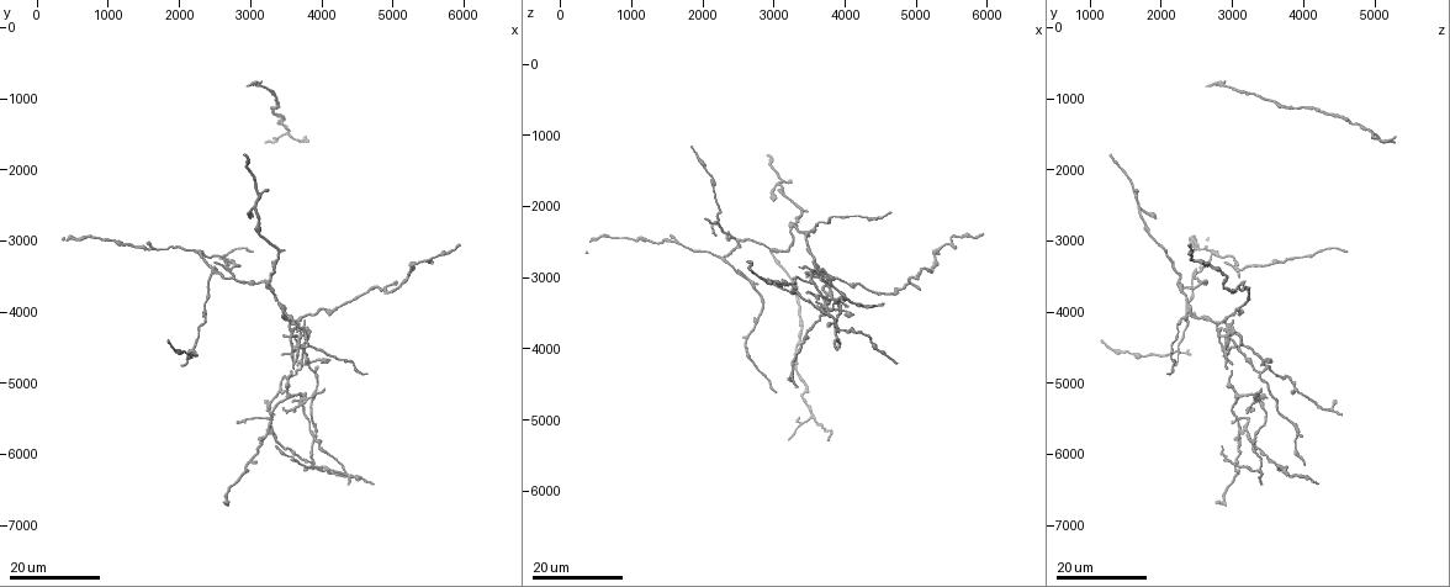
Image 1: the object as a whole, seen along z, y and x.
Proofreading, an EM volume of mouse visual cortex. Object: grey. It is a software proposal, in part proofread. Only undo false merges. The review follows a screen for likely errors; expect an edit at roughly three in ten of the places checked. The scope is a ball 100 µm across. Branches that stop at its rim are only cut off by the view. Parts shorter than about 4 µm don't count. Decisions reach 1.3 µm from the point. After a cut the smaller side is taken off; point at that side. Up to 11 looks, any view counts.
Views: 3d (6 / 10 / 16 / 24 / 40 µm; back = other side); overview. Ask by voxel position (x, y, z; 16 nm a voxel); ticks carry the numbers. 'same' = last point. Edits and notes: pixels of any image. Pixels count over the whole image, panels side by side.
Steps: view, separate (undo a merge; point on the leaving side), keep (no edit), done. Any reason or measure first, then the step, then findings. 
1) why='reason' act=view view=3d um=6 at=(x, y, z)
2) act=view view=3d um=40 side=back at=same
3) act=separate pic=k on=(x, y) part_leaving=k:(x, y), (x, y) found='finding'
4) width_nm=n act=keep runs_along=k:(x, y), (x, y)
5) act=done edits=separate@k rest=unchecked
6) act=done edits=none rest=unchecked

why='three-way junction' act=view view=3d um=16 at=(3500, 1550, 4950)

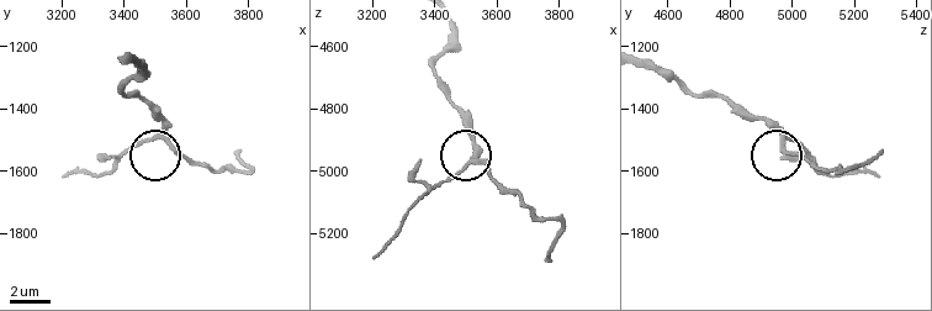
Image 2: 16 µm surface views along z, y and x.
act=view view=3d um=10 at=(3540, 1490, 4960)

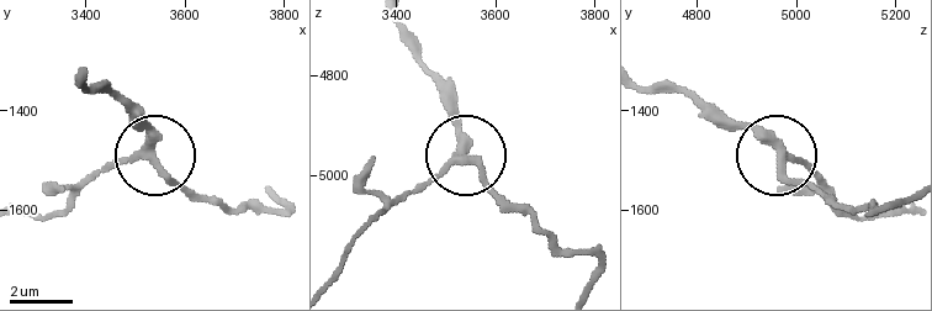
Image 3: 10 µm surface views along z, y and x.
width_nm=260 act=keep found='all the same neuron'

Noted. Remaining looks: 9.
why='three-way junction' act=view view=3d um=16 at=(2500, 3450, 2450)

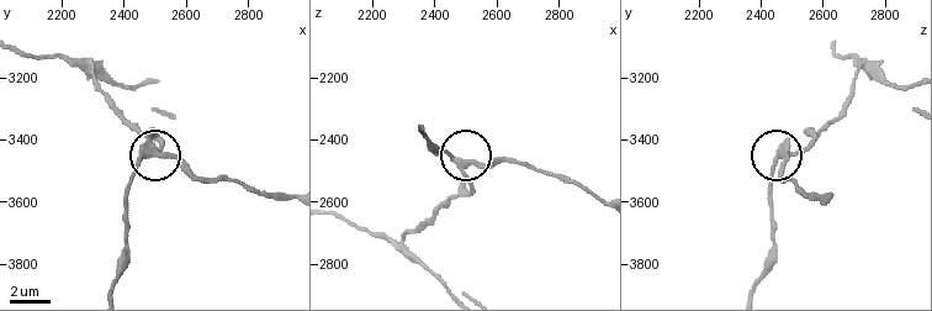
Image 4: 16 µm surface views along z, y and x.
why='zoom in' act=view view=3d um=6 at=(2510, 3450, 2470)

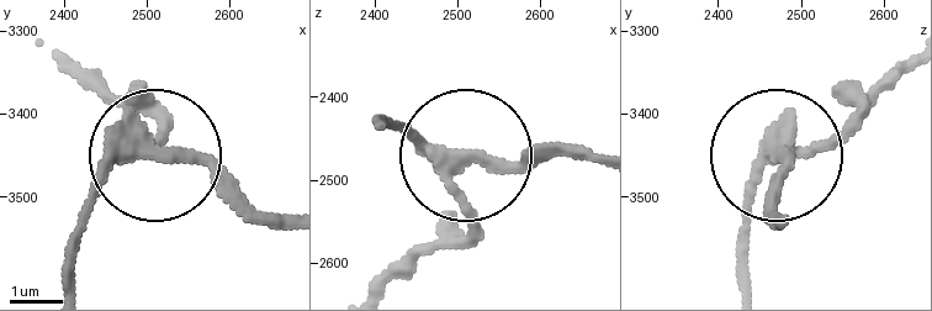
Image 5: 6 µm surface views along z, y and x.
width_nm=290 act=separate pic=5 on=(85, 209) found='a second neuron is stuck on'

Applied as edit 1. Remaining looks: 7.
why='three arms meet' act=view view=3d um=16 at=(3250, 3650, 2300)

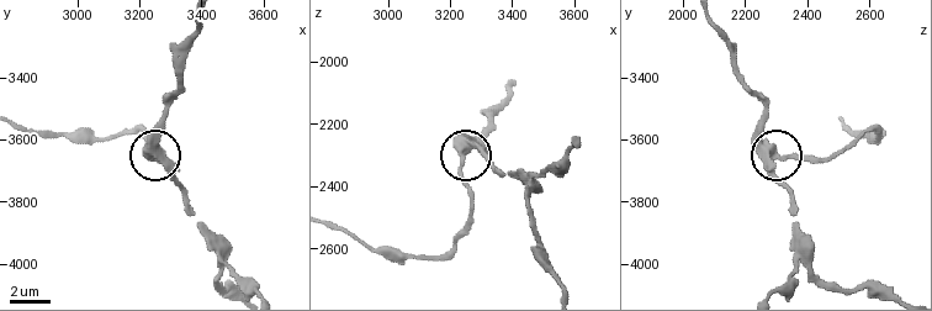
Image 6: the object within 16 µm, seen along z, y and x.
act=view view=3d um=6 at=(3270, 3650, 2270)

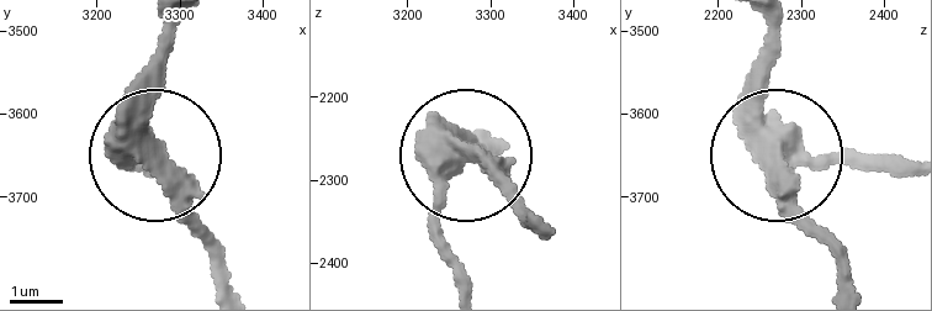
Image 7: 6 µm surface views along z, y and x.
act=view view=3d um=6 side=back at=(3265, 3645, 2270)

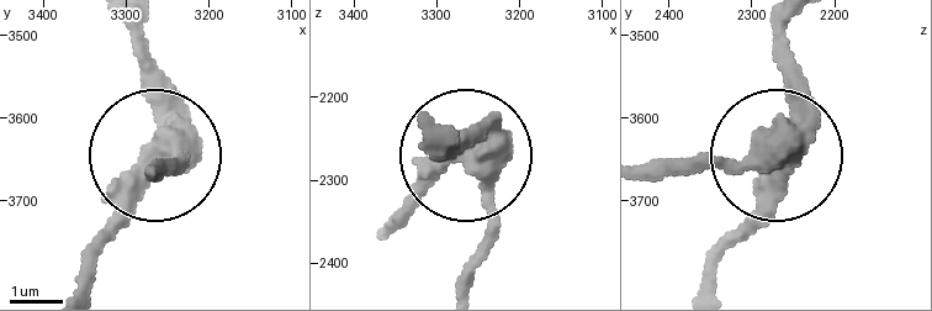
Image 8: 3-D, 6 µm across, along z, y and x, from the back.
side_arm_um=39 act=keep runs_along=8:(461, 281), (488, 201), (461, 162), (475, 148), (461, 148) found='all the same neuron'

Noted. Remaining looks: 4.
why='three-way junction' act=view view=3d um=24 at=(1550, 3150, 2450)

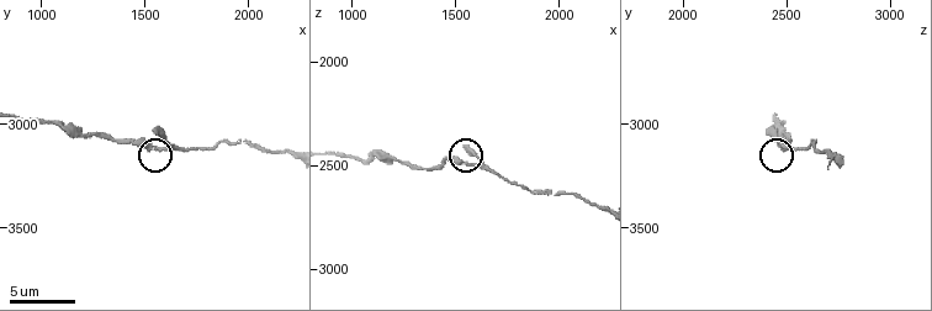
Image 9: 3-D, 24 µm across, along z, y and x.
act=view view=3d um=6 at=(1580, 3130, 2500)

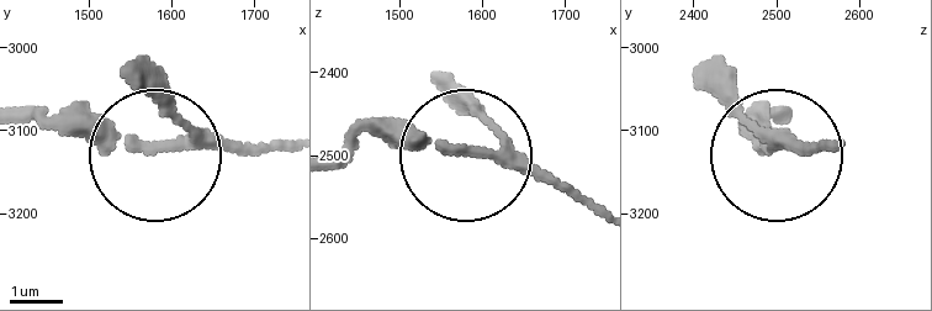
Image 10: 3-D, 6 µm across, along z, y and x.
width_nm=180 act=keep runs_along=10:(593, 210), (474, 157), (345, 130) found='continuous, no second neuron'

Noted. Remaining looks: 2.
why='calibre changes' act=view view=3d um=16 at=(4200, 3950, 3100)

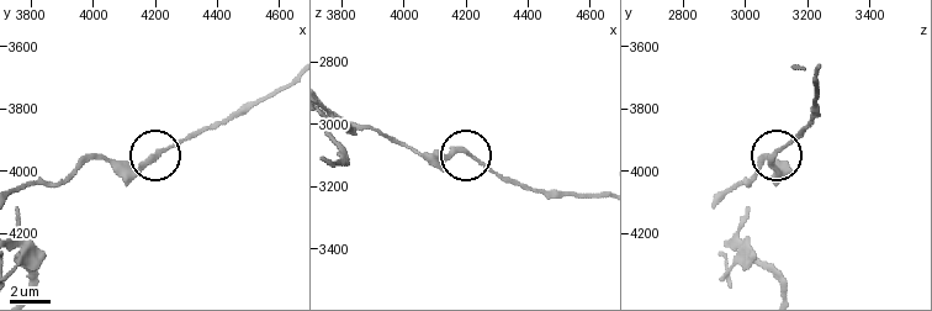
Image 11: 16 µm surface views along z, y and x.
act=view view=3d um=10 at=(4180, 3980, 3080)

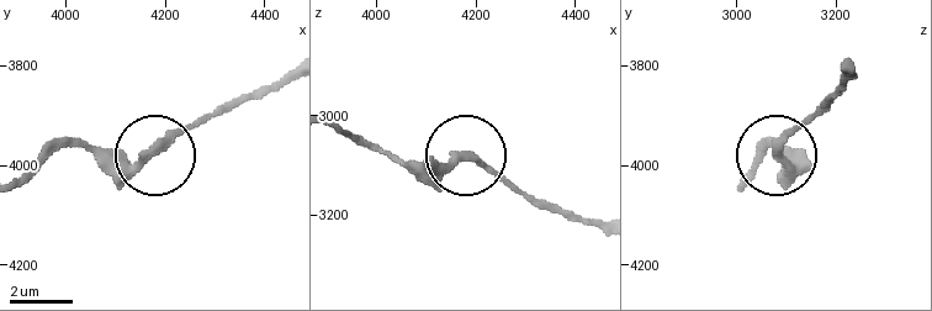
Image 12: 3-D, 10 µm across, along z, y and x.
act=keep found='continuous, no second neuron'

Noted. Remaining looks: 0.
act=done edits=separate@5 rest=unchecked

